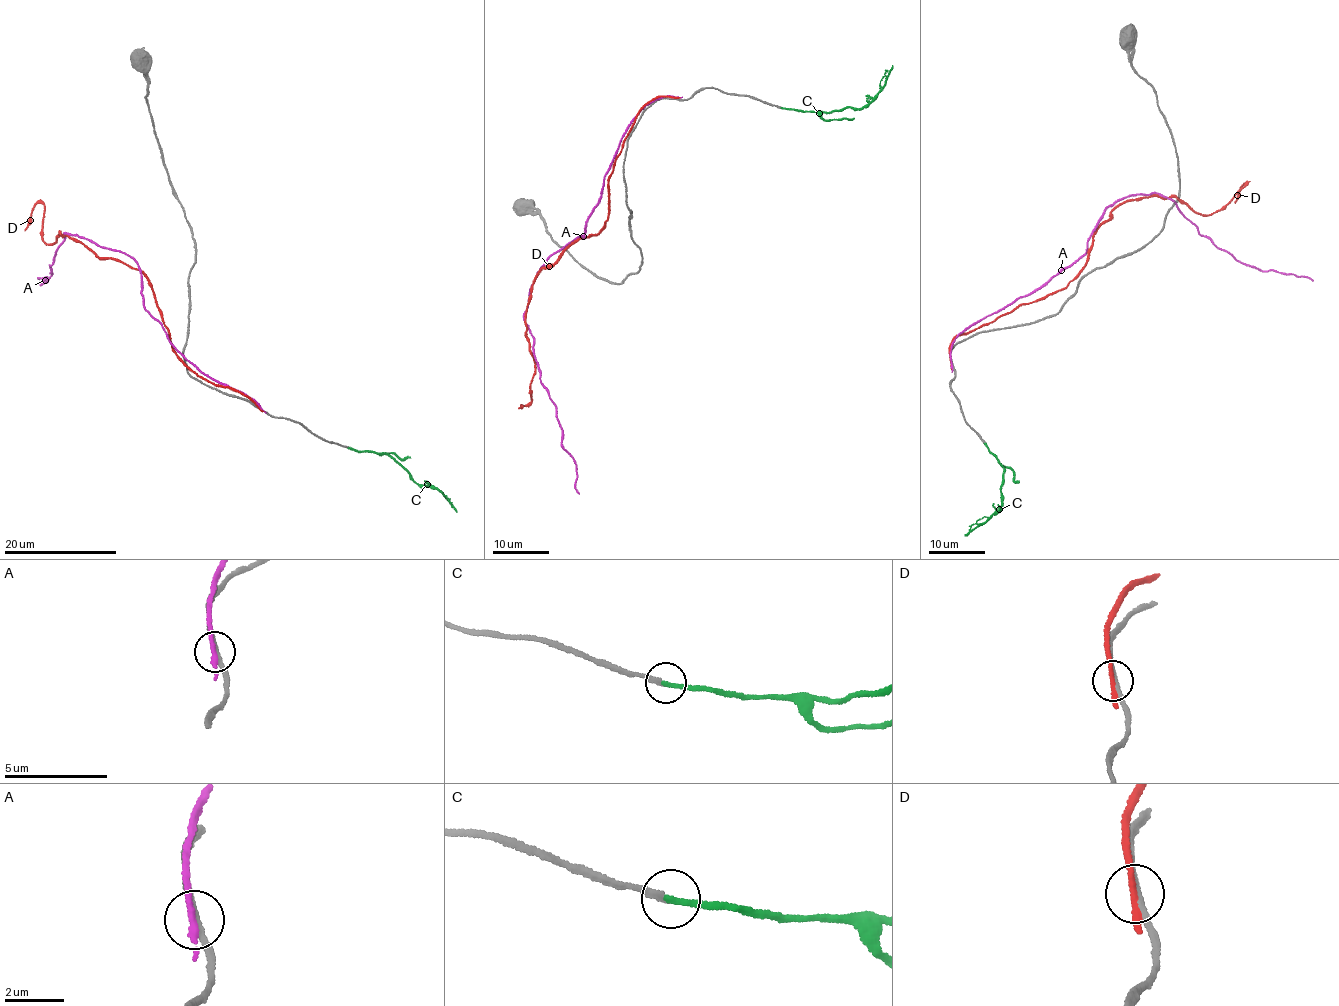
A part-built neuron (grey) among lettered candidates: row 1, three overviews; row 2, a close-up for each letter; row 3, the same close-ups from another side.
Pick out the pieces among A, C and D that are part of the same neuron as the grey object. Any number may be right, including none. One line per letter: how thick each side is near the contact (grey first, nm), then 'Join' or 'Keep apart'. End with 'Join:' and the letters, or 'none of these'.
A: Thickness 220 nm (grey) against 200 nm. Keep apart
C: Thickness 240 nm (grey) against 240 nm. Join
D: Thickness 240 nm (grey) against 220 nm. Keep apart
Join: C

